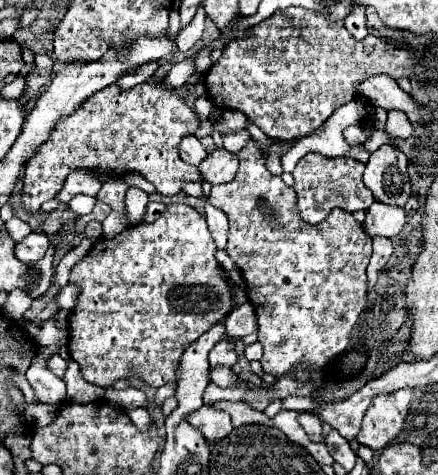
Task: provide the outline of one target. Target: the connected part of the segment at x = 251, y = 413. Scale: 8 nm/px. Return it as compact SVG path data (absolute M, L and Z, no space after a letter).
M221 400L221 402L215 402L211 406L217 408L217 410L229 412L231 418L233 418L233 426L241 426L241 424L265 424L265 426L273 426L273 422L263 412L251 408L251 404L245 402L245 400L235 400L235 402Z

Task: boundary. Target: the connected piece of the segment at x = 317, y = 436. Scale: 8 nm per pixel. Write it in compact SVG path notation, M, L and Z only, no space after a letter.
M301 412L301 414L299 414L299 424L303 426L303 430L307 432L307 436L309 436L311 442L325 442L323 422L321 422L317 416L307 414L307 412Z

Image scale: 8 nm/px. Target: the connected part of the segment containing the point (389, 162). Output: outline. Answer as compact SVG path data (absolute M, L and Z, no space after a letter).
M383 144L371 154L365 166L363 182L373 192L375 200L405 206L407 198L411 196L407 156L397 146Z

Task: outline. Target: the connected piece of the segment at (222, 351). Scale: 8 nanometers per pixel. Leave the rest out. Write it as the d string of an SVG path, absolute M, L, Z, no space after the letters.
M221 340L211 352L209 352L209 364L211 368L217 366L227 366L231 368L237 362L237 354L233 350L233 344L229 340Z

